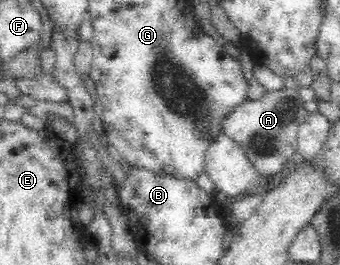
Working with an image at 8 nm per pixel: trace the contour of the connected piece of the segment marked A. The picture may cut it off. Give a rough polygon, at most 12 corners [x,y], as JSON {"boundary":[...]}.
{"boundary":[[283,87],[224,115],[262,181],[284,173],[309,113]]}

